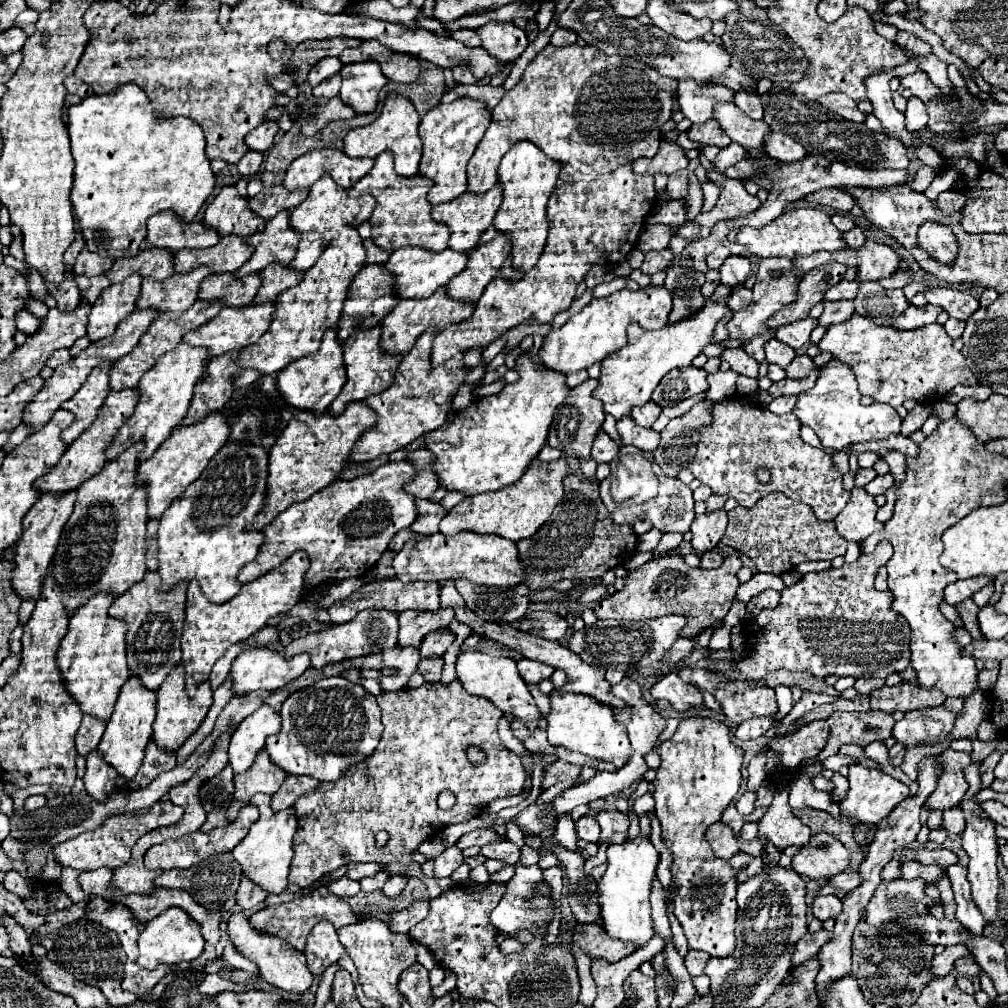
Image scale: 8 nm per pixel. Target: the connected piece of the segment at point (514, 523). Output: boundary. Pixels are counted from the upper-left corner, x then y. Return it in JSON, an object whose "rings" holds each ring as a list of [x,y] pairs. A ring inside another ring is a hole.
{"rings":[[[536,458],[518,482],[514,482],[498,492],[478,494],[478,496],[474,496],[474,500],[464,498],[460,504],[456,504],[440,522],[440,532],[446,536],[454,536],[462,530],[470,530],[470,532],[478,532],[478,534],[496,534],[496,536],[508,538],[512,542],[530,538],[550,518],[554,506],[564,496],[562,480],[566,474],[568,474],[566,458],[560,458],[550,464],[540,462]]]}

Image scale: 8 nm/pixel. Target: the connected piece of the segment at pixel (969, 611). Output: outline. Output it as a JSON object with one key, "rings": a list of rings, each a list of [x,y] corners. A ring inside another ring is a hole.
{"rings":[[[964,600],[962,604],[958,604],[958,608],[956,608],[958,612],[960,612],[960,616],[962,616],[962,620],[964,620],[964,626],[966,626],[966,630],[970,632],[970,636],[974,638],[974,640],[984,640],[984,636],[982,636],[982,632],[980,632],[980,628],[978,628],[978,606],[974,604],[974,600]]]}

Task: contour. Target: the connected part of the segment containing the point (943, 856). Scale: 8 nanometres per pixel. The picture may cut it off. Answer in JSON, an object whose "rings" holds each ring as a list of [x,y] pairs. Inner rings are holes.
{"rings":[[[938,848],[938,850],[920,850],[916,856],[920,862],[924,864],[938,864],[942,868],[948,868],[952,864],[958,862],[958,856],[952,850],[946,848]]]}

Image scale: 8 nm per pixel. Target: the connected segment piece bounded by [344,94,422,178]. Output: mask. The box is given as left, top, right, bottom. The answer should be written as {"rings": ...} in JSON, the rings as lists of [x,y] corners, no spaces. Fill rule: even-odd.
{"rings":[[[390,94],[384,100],[384,108],[380,112],[380,116],[362,128],[354,128],[346,134],[344,138],[344,152],[350,158],[376,158],[382,152],[392,152],[394,154],[394,164],[396,164],[396,172],[400,176],[416,176],[418,174],[418,164],[420,164],[420,156],[422,156],[422,142],[418,138],[418,124],[420,124],[420,116],[414,110],[412,102],[400,94]]]}

